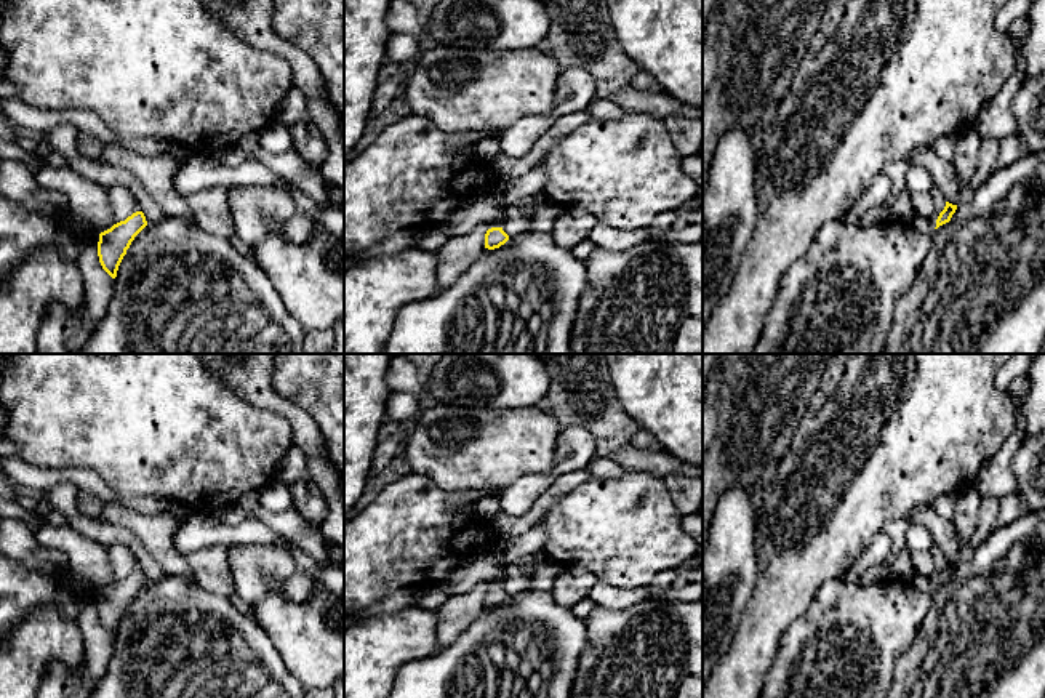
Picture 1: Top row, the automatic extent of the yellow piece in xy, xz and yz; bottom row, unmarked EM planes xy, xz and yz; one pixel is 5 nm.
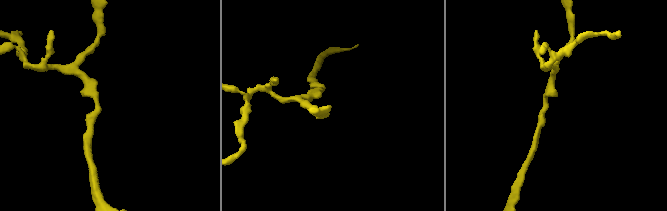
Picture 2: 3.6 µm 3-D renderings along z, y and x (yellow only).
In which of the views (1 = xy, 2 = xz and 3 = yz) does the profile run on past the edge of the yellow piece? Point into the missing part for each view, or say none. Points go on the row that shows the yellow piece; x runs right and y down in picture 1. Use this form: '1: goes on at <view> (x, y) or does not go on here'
1: does not go on here
2: does not go on here
3: does not go on here

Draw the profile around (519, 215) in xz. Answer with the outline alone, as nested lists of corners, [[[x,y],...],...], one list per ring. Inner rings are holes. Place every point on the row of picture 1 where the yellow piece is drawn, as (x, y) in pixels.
[[[531,197],[523,199],[518,203],[512,203],[506,208],[507,221],[501,227],[509,237],[530,229],[531,219],[535,216],[530,210],[530,200]]]

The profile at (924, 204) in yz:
[[[914,191],[911,192],[911,202],[915,215],[930,219],[936,211],[936,202],[931,191]]]

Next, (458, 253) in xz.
[[[507,215],[494,223],[483,223],[467,235],[451,237],[435,251],[437,256],[437,285],[440,290],[453,285],[483,253],[485,234],[491,227],[501,227],[507,221]]]

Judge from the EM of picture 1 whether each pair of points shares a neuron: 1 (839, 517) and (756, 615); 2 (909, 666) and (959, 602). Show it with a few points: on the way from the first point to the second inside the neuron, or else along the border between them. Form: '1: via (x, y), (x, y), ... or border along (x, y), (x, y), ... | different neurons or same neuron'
1: via (816, 541), (791, 567), (788, 581), (780, 591) | same neuron
2: via (925, 650), (957, 618) | same neuron

